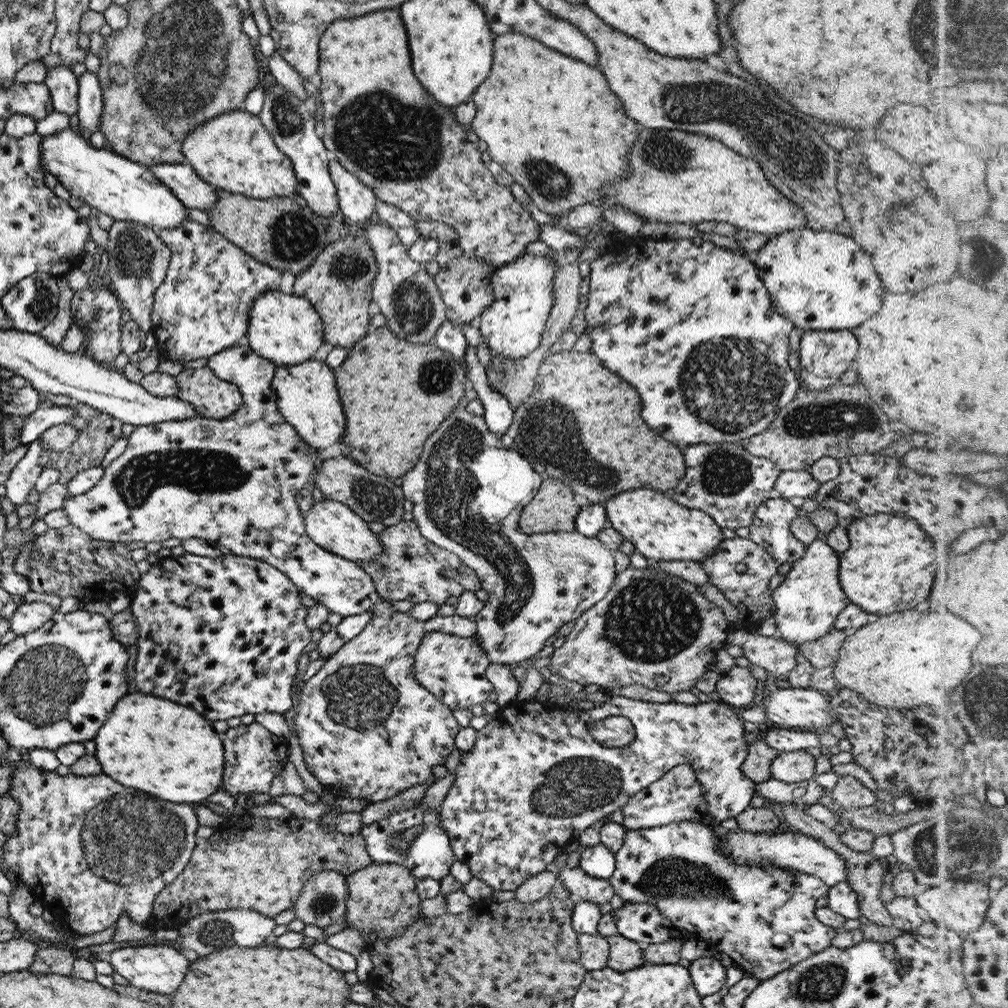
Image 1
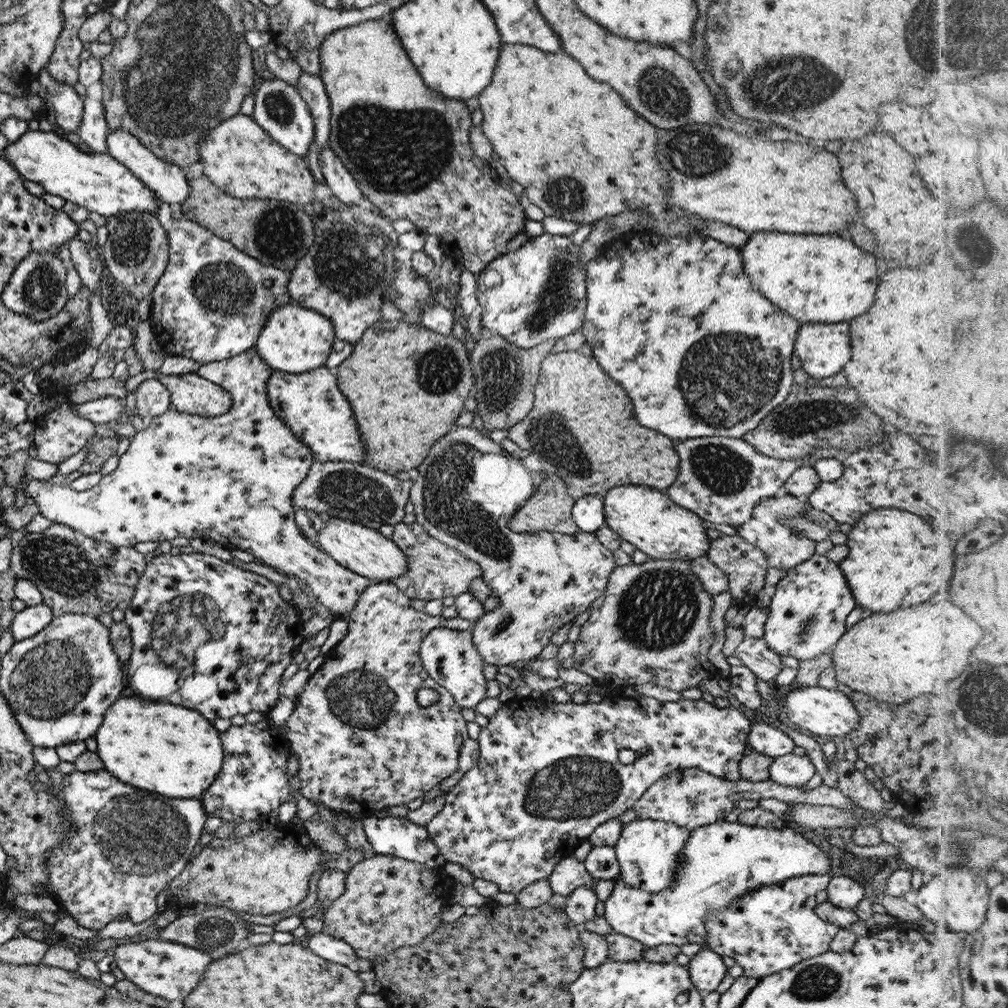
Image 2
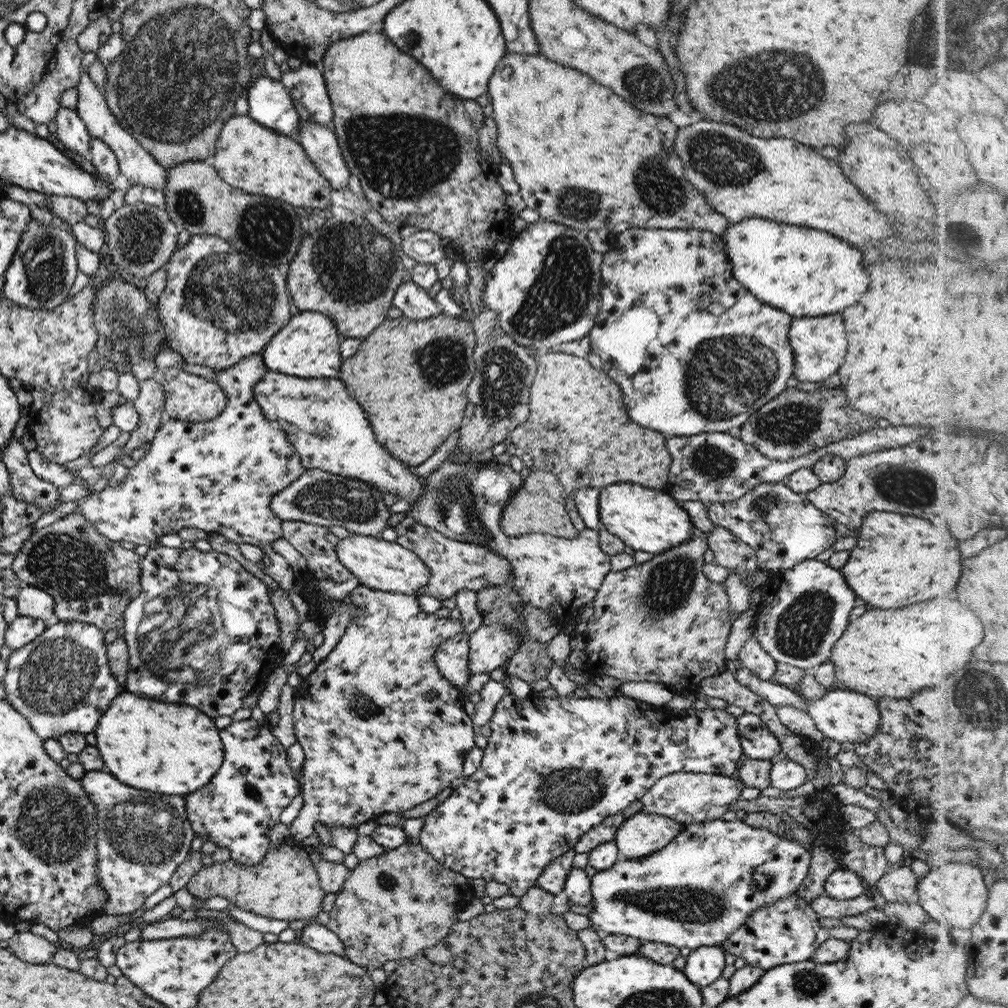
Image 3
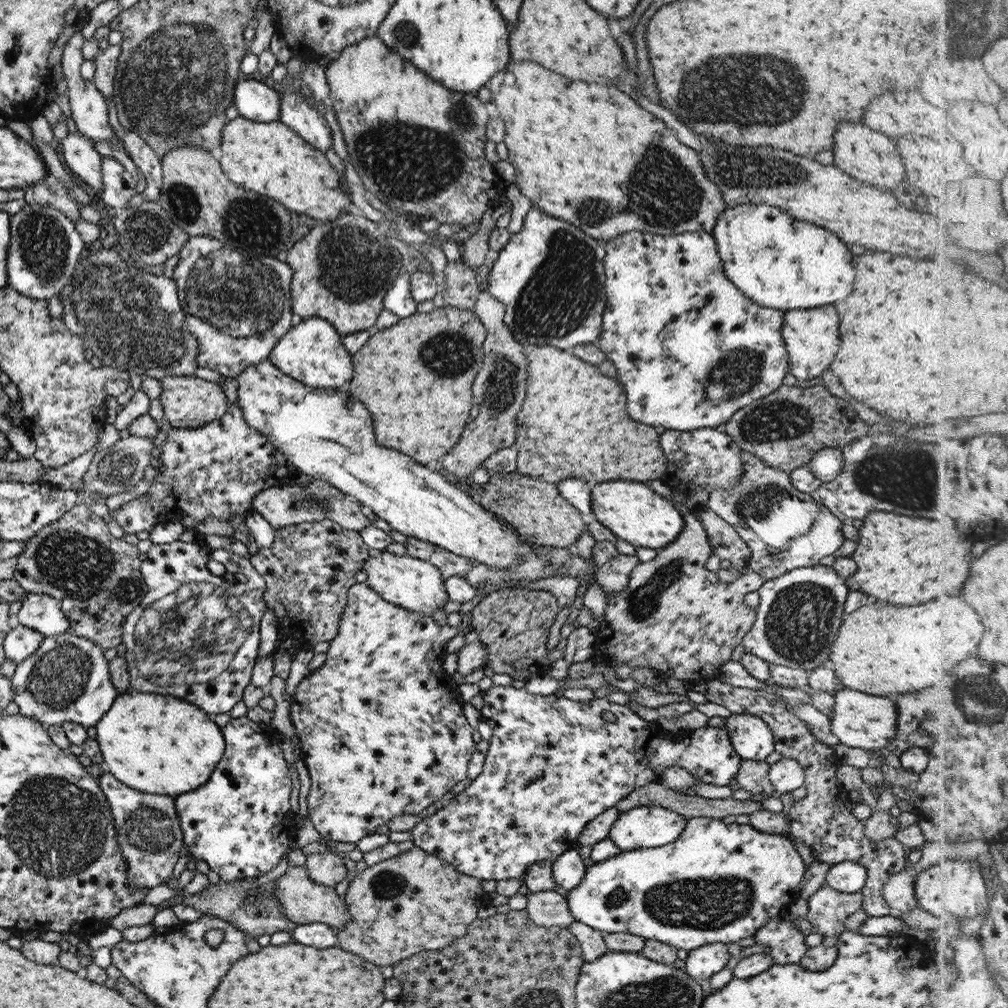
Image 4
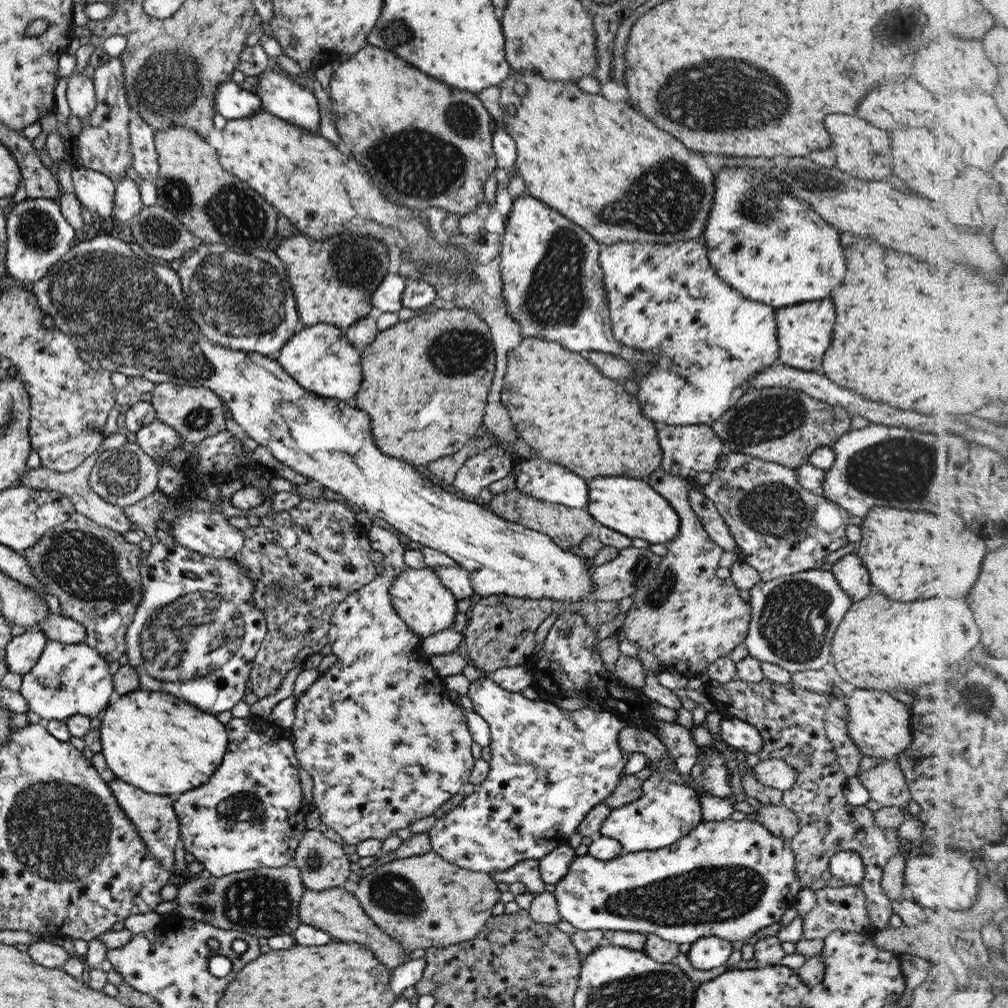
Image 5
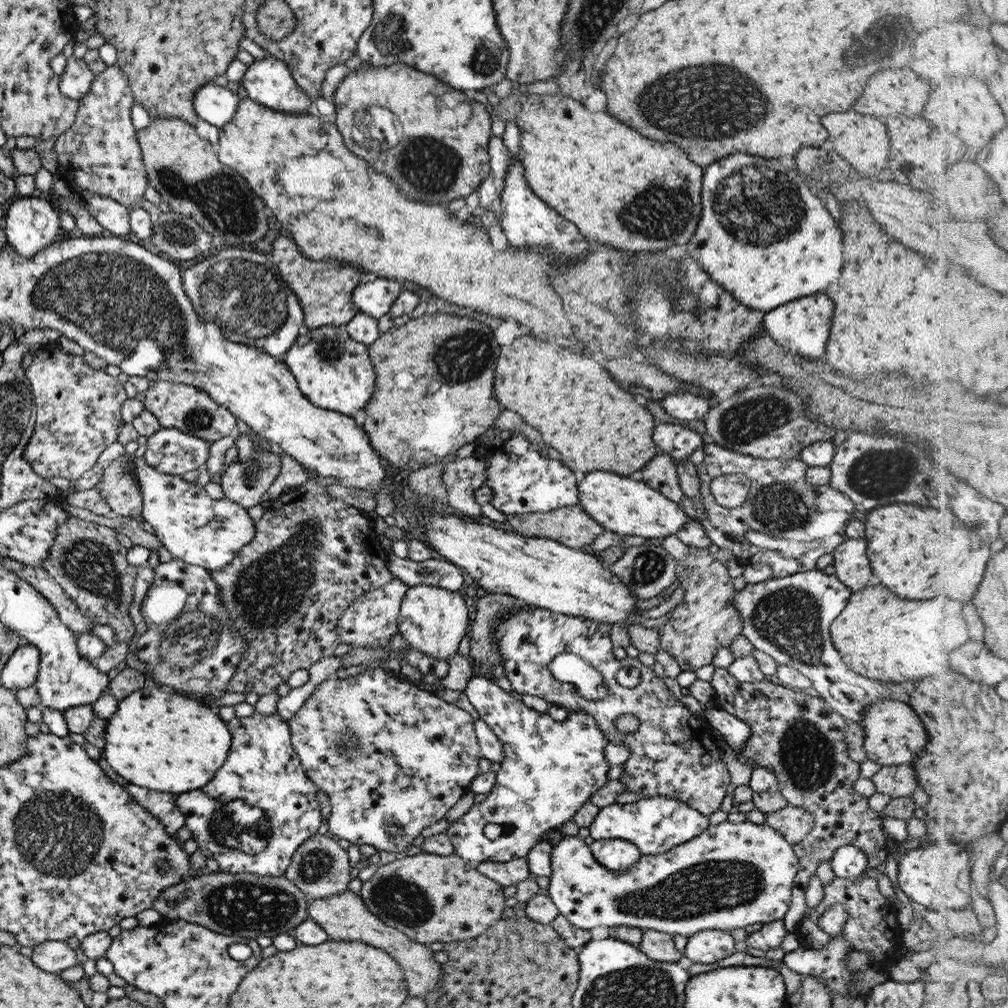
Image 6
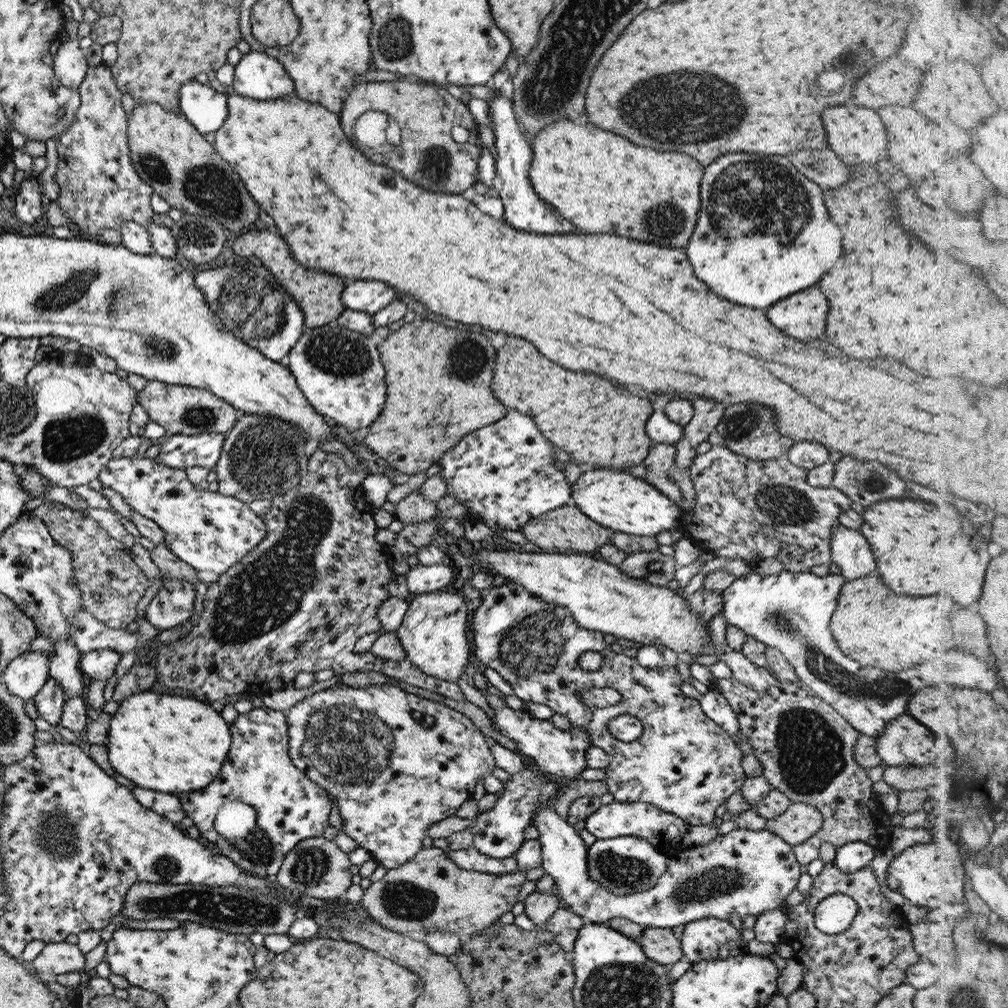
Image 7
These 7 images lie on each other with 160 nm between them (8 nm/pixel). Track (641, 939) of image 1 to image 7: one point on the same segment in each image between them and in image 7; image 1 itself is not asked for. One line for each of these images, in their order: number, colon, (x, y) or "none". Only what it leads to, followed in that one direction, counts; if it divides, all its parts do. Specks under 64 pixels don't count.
2: (720, 861)
3: (703, 884)
4: (715, 883)
5: (728, 878)
6: (732, 874)
7: (744, 872)

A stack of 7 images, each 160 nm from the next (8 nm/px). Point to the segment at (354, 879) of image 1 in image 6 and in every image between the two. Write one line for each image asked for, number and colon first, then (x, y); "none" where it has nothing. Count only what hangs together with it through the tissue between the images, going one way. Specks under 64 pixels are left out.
2: (388, 902)
3: (391, 906)
4: (413, 902)
5: (422, 901)
6: (430, 898)

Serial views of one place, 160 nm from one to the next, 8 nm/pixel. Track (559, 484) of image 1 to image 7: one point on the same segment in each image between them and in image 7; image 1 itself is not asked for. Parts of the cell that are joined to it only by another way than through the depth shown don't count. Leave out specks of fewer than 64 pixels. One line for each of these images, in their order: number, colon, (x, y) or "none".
2: (548, 508)
3: (537, 506)
4: (533, 508)
5: (567, 527)
6: (571, 526)
7: (566, 529)

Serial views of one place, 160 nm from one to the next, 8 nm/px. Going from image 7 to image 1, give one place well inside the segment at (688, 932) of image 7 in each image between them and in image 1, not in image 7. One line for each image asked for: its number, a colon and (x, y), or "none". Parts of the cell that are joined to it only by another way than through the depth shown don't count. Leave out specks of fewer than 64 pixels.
1: (707, 974)
2: (705, 969)
3: (703, 965)
4: (701, 962)
5: (705, 953)
6: (705, 946)

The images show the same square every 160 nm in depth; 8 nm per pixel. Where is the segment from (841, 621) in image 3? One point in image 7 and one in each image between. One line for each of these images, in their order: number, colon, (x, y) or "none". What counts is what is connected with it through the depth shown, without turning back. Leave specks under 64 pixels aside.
4: (798, 615)
5: (793, 617)
6: (788, 618)
7: (790, 612)

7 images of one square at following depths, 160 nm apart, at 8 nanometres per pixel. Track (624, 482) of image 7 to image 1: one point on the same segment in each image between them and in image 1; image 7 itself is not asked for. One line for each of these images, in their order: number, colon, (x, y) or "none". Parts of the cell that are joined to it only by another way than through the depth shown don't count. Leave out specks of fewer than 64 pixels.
1: (660, 530)
2: (645, 518)
3: (643, 519)
4: (632, 512)
5: (630, 507)
6: (627, 507)

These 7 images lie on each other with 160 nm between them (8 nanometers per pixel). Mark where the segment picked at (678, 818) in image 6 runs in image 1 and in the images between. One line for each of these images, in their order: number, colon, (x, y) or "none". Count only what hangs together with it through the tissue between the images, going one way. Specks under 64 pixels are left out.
1: (761, 916)
2: (647, 851)
3: (643, 833)
4: (646, 826)
5: (664, 812)

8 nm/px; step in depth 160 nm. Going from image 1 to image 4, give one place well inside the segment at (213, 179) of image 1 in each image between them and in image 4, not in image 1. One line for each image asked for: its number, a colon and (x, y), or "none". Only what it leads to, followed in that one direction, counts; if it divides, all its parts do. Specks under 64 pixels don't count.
2: (238, 158)
3: (249, 157)
4: (265, 157)

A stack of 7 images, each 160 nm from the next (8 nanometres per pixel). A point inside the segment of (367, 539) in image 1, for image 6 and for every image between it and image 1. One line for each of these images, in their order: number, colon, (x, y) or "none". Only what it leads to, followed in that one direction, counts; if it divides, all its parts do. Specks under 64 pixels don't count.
2: (362, 550)
3: (377, 564)
4: (415, 585)
5: (416, 595)
6: (431, 620)

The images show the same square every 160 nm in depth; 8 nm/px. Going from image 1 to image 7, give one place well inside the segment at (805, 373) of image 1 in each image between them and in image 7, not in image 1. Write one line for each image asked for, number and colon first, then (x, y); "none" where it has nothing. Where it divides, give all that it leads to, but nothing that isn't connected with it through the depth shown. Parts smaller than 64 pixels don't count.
2: (823, 349)
3: (818, 345)
4: (810, 336)
5: (803, 331)
6: (800, 326)
7: (801, 315)

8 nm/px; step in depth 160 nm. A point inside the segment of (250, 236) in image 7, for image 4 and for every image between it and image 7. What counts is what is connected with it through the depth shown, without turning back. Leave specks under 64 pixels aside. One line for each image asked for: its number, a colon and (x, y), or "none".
4: (340, 271)
5: (331, 280)
6: (323, 289)

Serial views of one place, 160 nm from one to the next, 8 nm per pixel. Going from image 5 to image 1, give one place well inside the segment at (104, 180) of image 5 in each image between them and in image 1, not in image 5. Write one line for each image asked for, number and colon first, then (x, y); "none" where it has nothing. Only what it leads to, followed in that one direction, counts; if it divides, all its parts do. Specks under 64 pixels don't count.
1: (61, 83)
2: (67, 105)
3: (71, 133)
4: (79, 155)

